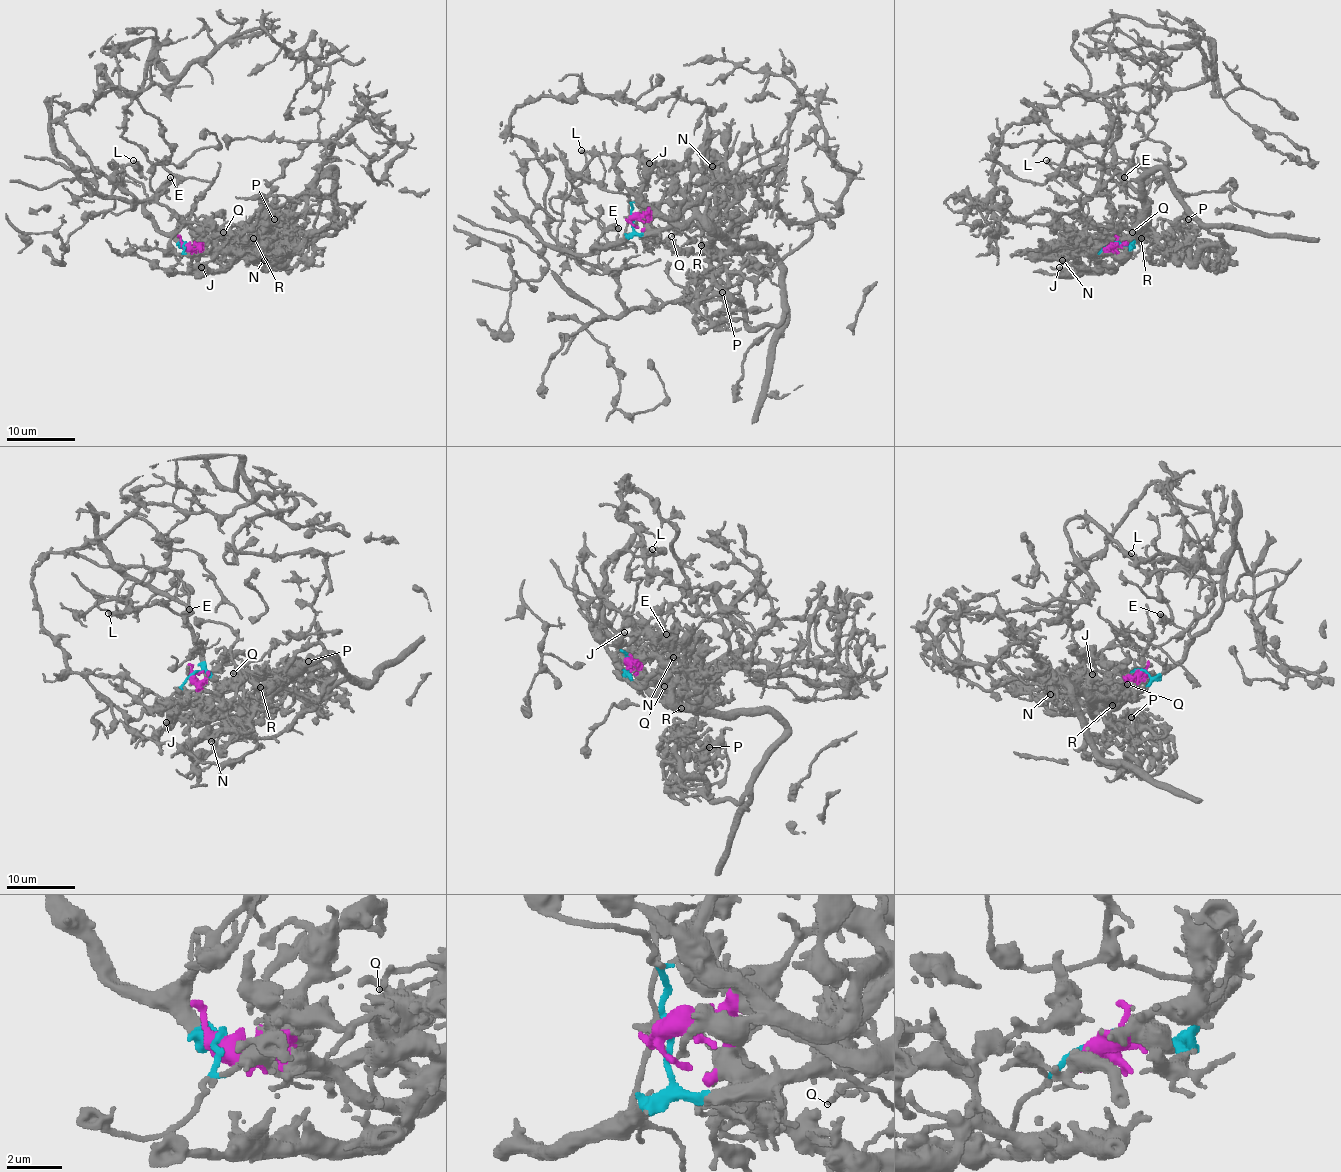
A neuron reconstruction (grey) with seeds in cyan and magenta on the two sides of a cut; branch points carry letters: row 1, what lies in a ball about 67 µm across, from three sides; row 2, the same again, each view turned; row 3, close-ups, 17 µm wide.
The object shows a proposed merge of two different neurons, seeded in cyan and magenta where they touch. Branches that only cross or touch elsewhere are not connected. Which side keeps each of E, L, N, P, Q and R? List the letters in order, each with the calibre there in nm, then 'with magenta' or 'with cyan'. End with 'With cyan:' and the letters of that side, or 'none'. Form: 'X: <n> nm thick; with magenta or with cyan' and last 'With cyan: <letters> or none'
E: 280 nm thick; with cyan
L: 180 nm thick; with cyan
N: 140 nm thick; with magenta
P: 150 nm thick; with magenta
Q: 100 nm thick; with magenta
R: 220 nm thick; with magenta
With cyan: E, L

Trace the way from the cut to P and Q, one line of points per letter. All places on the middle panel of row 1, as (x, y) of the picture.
P: (633, 219), (640, 230), (695, 254), (763, 247), (780, 269), (779, 322), (751, 327), (746, 310), (722, 291)
Q: (633, 219), (642, 214), (659, 214), (669, 223), (685, 223), (693, 218), (707, 219), (712, 209), (671, 236)

